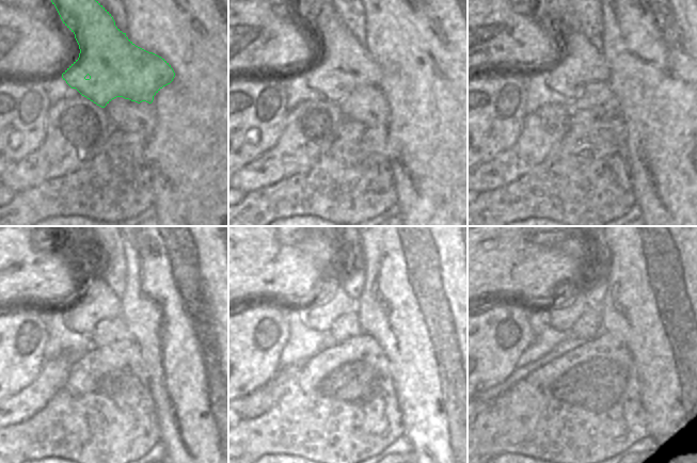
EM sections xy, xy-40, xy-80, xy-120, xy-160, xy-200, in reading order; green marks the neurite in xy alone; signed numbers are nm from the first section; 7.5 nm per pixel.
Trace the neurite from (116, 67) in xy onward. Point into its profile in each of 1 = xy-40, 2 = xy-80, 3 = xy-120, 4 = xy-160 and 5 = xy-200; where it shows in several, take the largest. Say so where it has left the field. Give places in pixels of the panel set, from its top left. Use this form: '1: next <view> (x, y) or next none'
1: next xy-40 (345, 61)
2: next xy-80 (579, 53)
3: next xy-120 (98, 294)
4: next xy-160 (335, 297)
5: next xy-200 (575, 297)

